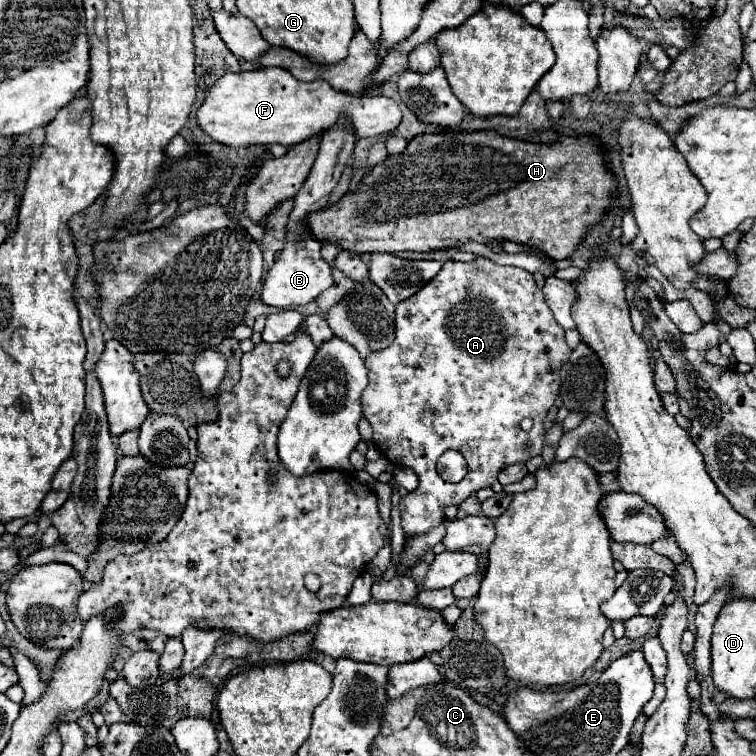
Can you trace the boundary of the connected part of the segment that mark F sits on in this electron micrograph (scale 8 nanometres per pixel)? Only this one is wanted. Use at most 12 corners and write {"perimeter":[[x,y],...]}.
{"perimeter":[[283,68],[225,74],[197,110],[227,146],[357,140],[401,122],[393,98],[303,84]]}

